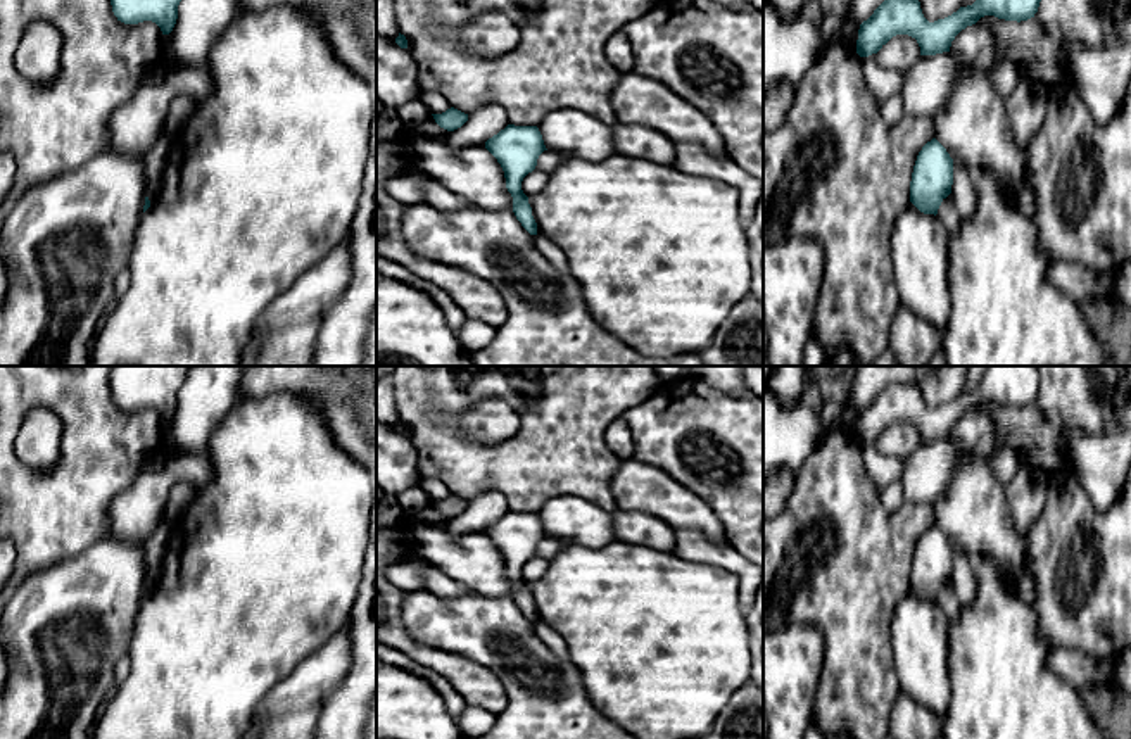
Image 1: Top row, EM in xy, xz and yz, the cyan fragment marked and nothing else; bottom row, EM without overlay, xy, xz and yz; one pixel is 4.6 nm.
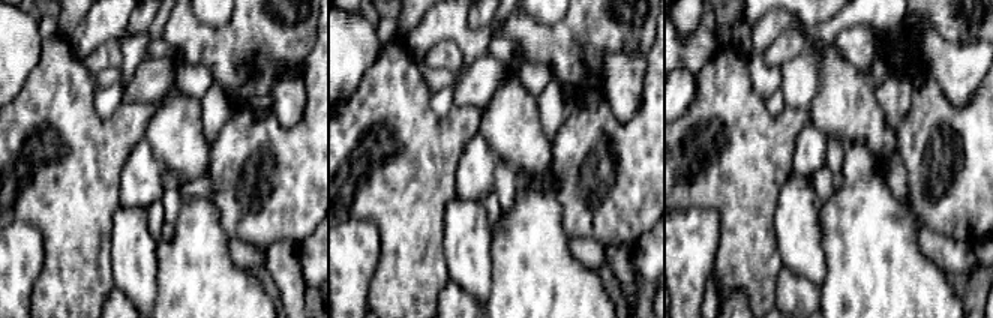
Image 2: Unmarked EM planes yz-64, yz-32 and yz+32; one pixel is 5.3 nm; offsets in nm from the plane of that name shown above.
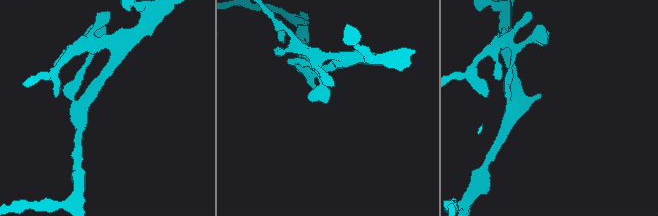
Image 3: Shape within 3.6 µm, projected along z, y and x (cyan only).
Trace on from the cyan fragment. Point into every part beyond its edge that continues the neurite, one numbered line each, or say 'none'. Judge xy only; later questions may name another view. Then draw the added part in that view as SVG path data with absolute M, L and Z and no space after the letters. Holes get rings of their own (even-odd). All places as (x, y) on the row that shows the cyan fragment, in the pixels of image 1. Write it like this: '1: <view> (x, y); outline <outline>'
none

